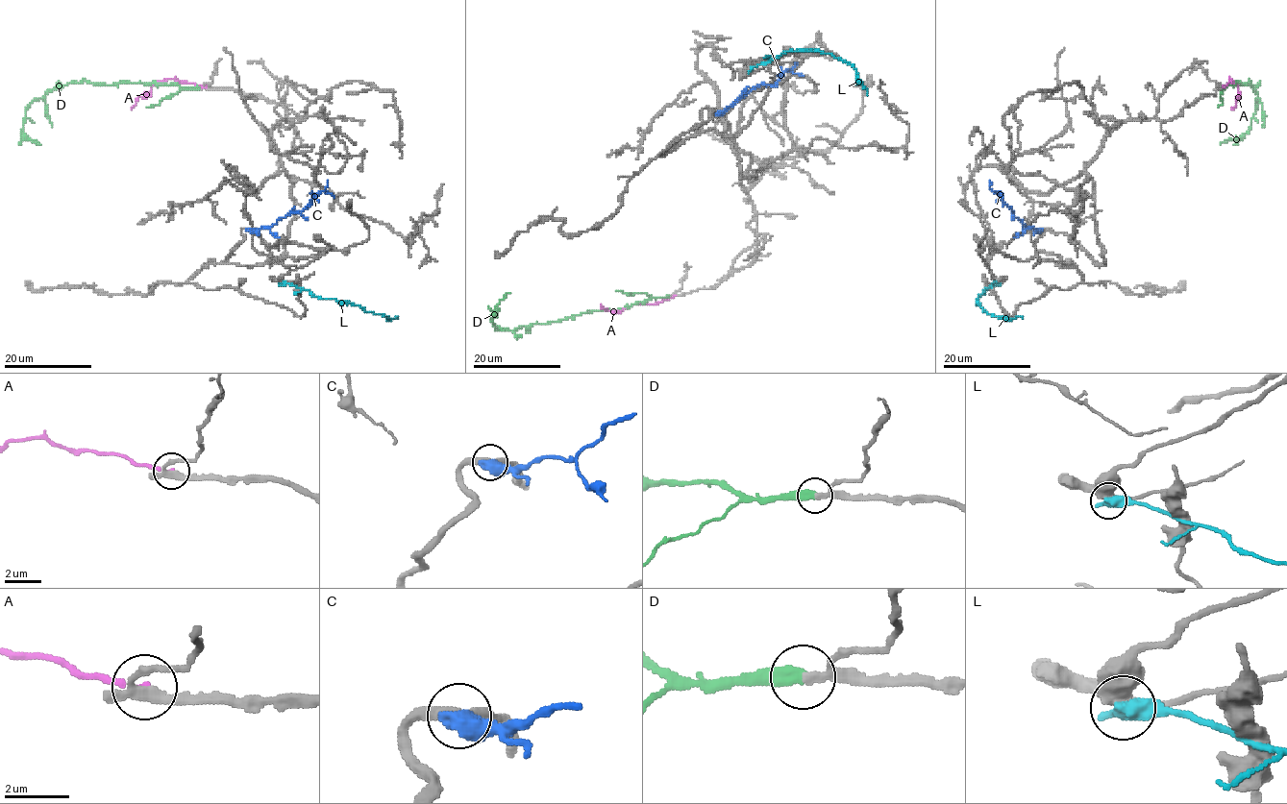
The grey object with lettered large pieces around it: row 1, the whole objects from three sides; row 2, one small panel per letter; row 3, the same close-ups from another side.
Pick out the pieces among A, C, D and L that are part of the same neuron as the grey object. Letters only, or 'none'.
D

